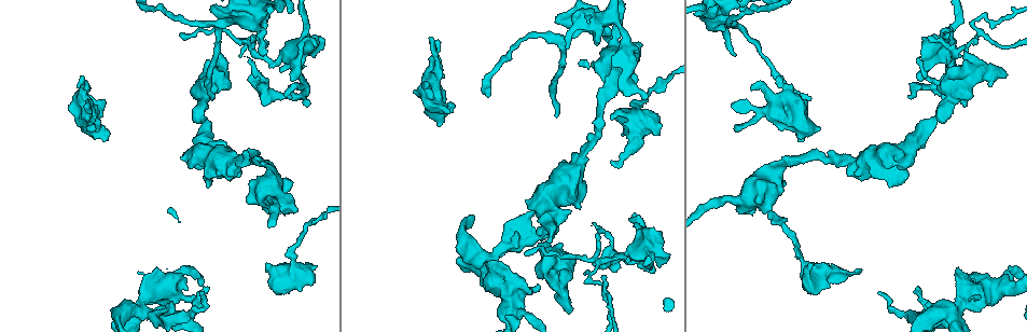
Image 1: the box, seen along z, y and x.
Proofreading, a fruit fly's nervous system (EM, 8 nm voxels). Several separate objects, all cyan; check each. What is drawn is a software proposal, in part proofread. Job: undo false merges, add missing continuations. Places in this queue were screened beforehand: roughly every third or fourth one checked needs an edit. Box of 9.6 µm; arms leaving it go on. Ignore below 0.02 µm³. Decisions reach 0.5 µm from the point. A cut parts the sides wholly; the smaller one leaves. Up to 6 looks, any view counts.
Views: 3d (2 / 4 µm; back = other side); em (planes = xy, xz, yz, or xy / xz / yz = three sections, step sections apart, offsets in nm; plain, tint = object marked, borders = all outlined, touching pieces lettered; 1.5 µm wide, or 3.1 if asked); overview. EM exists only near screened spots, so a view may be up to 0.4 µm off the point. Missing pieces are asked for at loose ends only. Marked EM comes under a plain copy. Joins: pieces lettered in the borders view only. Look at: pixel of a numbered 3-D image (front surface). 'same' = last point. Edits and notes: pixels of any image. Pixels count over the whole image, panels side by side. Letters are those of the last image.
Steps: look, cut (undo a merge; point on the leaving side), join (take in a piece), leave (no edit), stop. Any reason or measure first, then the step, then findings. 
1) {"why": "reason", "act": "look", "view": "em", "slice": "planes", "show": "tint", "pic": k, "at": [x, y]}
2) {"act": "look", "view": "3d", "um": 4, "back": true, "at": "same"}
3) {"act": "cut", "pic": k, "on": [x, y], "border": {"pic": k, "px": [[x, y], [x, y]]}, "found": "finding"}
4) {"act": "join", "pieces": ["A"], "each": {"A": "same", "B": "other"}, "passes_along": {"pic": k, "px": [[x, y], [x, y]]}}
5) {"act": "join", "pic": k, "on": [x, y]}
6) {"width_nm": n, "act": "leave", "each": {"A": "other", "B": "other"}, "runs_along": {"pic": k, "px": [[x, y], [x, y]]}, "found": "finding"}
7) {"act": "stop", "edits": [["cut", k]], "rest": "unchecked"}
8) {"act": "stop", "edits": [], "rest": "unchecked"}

{"why": "stops while still wide", "act": "look", "view": "3d", "um": 4, "pic": 1, "at": [447, 102]}

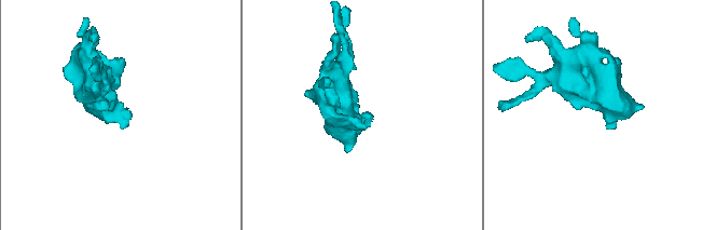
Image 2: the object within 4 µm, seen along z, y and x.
{"act": "look", "view": "em", "slice": "xz", "step": 8, "show": "tint", "pic": 2, "at": [607, 128]}

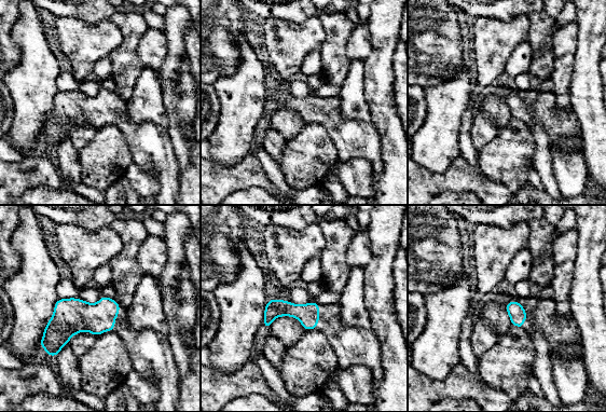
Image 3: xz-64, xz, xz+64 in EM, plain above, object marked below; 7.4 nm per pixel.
{"why": "another direction", "act": "look", "view": "em", "slice": "planes", "show": "borders", "at": "same"}

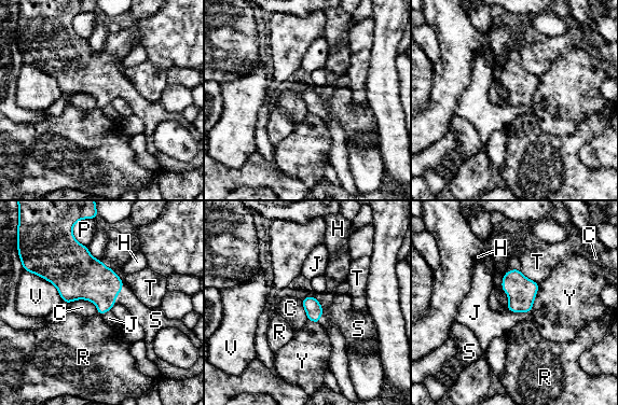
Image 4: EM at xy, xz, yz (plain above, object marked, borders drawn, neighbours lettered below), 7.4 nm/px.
{"act": "join", "pieces": ["S"], "each": {"C": "other", "H": "other", "J": "other", "P": "other", "R": "other", "S": "same", "T": "other", "V": "other", "Y": "other"}, "passes_along": {"pic": 4, "px": [[88, 279], [119, 293], [142, 315]]}, "found": "it goes on there"}

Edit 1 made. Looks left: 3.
{"why": "see it whole again", "act": "look", "view": "overview"}

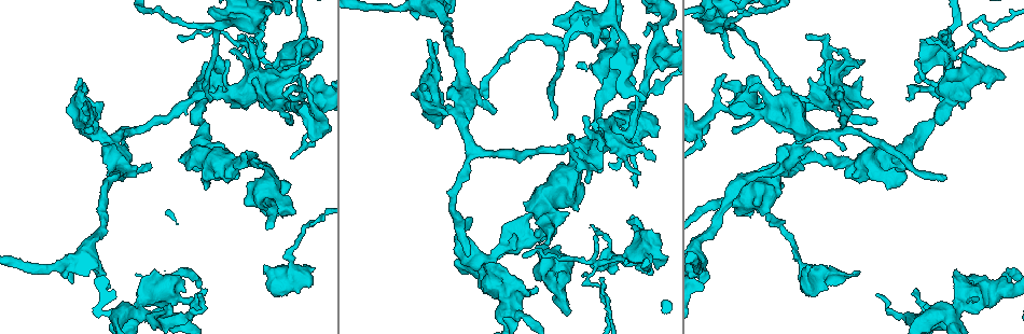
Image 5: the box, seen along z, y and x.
{"why": "end of a long branch", "act": "look", "view": "em", "slice": "yz", "step": 4, "show": "borders", "pic": 5, "at": [122, 178]}

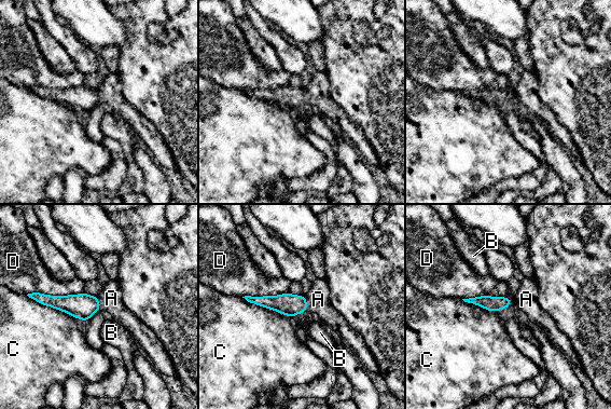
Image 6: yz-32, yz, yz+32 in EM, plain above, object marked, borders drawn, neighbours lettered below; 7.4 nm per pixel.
{"why": "another direction", "act": "look", "view": "em", "slice": "planes", "show": "borders", "at": "same"}

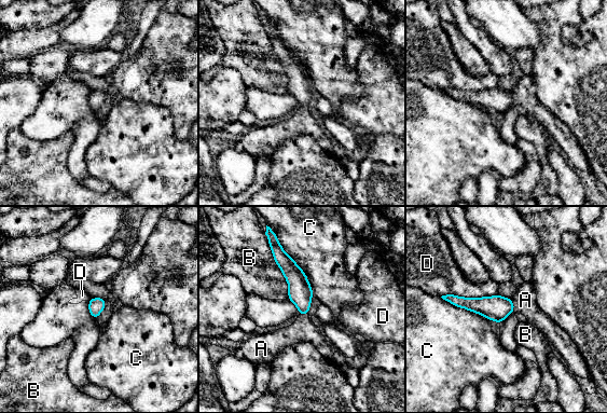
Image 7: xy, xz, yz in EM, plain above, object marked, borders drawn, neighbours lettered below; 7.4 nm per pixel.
{"width_nm": 120, "act": "join", "pieces": ["A"], "each": {"A": "same", "B": "other", "C": "other", "D": "other"}, "found": "the neuron continues"}

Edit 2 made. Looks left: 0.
{"act": "stop", "edits": [["join", 4], ["join", 7]], "rest": "unchecked"}

